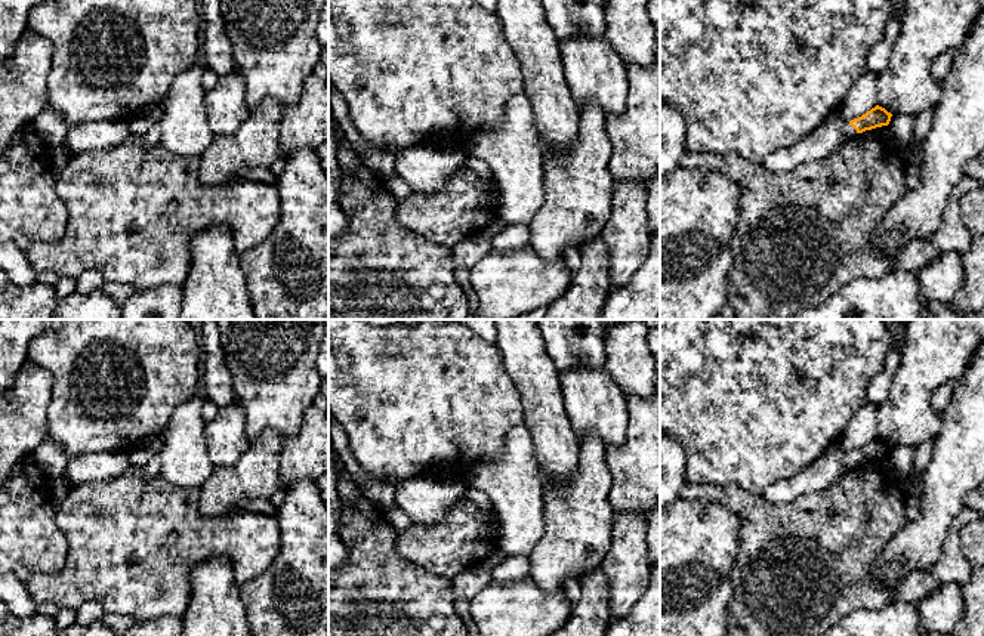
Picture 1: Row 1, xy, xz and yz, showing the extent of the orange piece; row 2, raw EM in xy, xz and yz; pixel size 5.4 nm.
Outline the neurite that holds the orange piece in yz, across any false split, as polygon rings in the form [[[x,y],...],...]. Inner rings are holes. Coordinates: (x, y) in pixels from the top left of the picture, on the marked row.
[[[876,105],[861,117],[851,120],[845,127],[843,138],[851,141],[857,133],[888,126],[891,121],[891,117],[892,117],[891,112]]]

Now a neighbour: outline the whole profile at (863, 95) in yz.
[[[867,71],[849,89],[846,98],[840,105],[842,117],[849,123],[861,117],[877,105],[879,95],[879,74]]]

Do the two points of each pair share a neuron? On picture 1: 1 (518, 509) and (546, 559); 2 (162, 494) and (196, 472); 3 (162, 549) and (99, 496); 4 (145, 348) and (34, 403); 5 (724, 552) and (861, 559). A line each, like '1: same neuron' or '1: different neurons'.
1: different neurons
2: different neurons
3: same neuron
4: different neurons
5: different neurons

